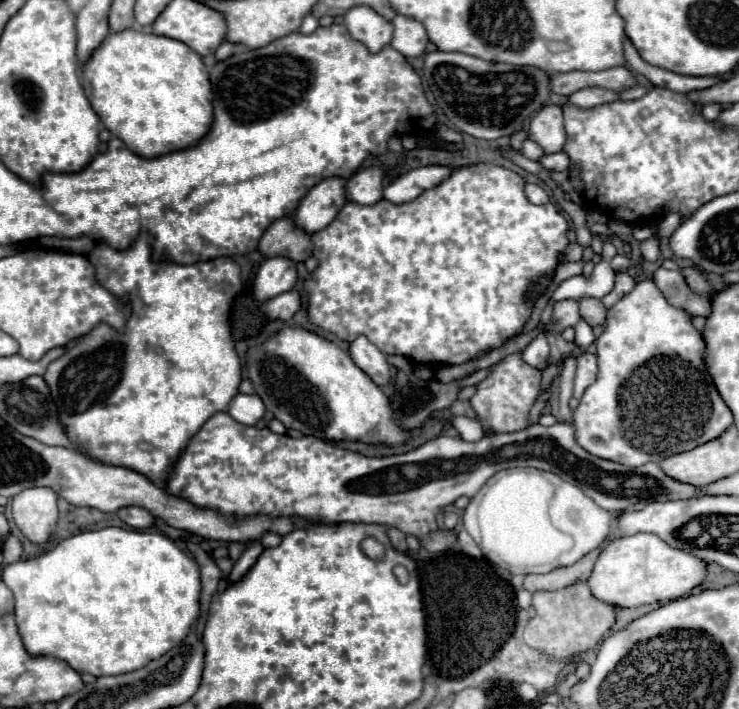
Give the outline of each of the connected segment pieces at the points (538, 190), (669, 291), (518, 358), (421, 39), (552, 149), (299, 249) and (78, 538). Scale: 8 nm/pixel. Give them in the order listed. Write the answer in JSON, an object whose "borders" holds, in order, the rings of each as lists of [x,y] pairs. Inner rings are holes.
{"borders":[[[[532,183],[526,185],[526,197],[528,197],[528,201],[534,203],[534,205],[544,205],[544,203],[550,201],[546,189],[540,187],[540,185],[532,185]]],[[[658,267],[658,271],[654,273],[654,283],[670,305],[684,309],[688,315],[706,317],[710,313],[710,299],[692,291],[680,271],[668,271],[664,267]]],[[[522,351],[506,355],[500,363],[490,367],[488,381],[482,381],[476,385],[476,393],[470,399],[472,409],[480,417],[480,423],[484,427],[484,433],[510,433],[510,431],[522,431],[530,425],[530,409],[536,403],[540,395],[540,381],[542,371],[536,367],[530,367],[522,359]]],[[[396,15],[392,25],[394,25],[394,35],[392,35],[390,47],[400,51],[404,57],[418,57],[424,53],[428,37],[422,23]]],[[[560,105],[542,107],[530,121],[530,139],[536,141],[544,153],[558,153],[564,147],[564,117]]],[[[284,217],[274,221],[262,235],[258,251],[262,257],[286,257],[294,263],[306,261],[312,255],[312,241],[302,229],[292,227],[292,219]]],[[[106,527],[106,529],[100,529],[100,531],[86,531],[86,533],[74,535],[70,539],[60,541],[52,551],[44,553],[42,557],[28,559],[28,561],[16,561],[16,563],[8,565],[2,573],[2,581],[14,593],[14,599],[16,599],[14,615],[16,615],[18,631],[22,635],[22,641],[24,641],[28,653],[58,657],[58,659],[66,661],[72,669],[90,673],[94,677],[130,673],[130,671],[142,669],[150,661],[166,655],[174,645],[178,645],[190,633],[190,627],[196,623],[198,611],[200,611],[198,601],[200,601],[202,585],[200,585],[200,567],[198,567],[198,563],[192,557],[188,557],[182,549],[178,549],[172,543],[172,539],[168,539],[162,533],[150,533],[150,531],[136,531],[136,529],[128,531],[128,529],[120,529],[120,527]]]]}

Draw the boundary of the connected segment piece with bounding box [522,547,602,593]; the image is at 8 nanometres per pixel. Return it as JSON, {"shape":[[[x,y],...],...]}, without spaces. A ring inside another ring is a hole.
{"shape":[[[602,547],[594,549],[594,553],[588,553],[586,557],[582,557],[572,567],[560,567],[560,569],[554,569],[550,573],[546,573],[546,575],[526,575],[522,587],[526,591],[530,591],[530,593],[536,593],[536,591],[560,591],[560,589],[570,587],[574,583],[586,581],[586,577],[590,577],[590,573],[592,573],[592,567],[594,567],[594,561],[596,561],[600,549]]]}

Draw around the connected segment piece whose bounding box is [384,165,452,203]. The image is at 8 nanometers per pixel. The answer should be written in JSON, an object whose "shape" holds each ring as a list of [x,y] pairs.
{"shape":[[[440,165],[412,169],[412,171],[396,177],[384,189],[384,199],[388,199],[390,203],[408,203],[408,201],[416,199],[422,191],[438,185],[438,181],[442,181],[450,173],[452,173],[452,169],[440,167]]]}

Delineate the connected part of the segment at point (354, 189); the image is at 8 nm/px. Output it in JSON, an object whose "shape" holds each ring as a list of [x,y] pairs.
{"shape":[[[378,167],[362,169],[346,181],[346,201],[360,205],[372,205],[382,199],[382,177],[384,171]]]}

